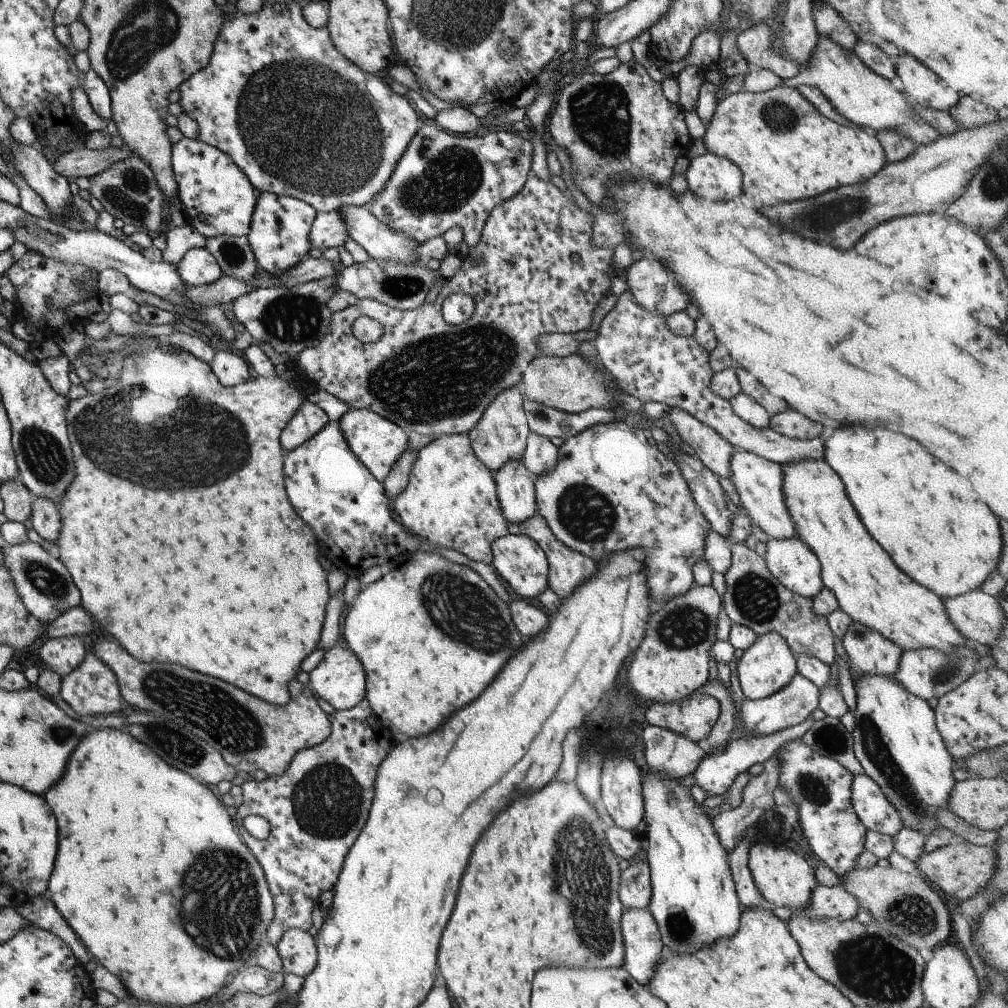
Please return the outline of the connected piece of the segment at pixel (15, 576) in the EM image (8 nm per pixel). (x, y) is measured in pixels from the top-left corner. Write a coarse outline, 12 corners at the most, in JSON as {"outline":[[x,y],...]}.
{"outline":[[28,540],[1,549],[43,625],[80,604],[65,566]]}

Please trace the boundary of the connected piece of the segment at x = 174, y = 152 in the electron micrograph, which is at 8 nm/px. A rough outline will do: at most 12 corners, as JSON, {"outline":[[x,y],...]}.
{"outline":[[170,149],[185,224],[245,237],[258,192],[227,154]]}

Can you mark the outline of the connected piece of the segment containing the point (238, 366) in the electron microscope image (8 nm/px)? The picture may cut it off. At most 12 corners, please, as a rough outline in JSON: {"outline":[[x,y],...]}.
{"outline":[[233,349],[215,351],[209,364],[226,387],[250,378],[244,357]]}

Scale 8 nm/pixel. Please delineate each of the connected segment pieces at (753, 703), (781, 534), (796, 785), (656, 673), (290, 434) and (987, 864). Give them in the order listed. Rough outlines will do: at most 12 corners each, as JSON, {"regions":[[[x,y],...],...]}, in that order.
{"regions":[[[799,673],[771,696],[740,704],[754,737],[803,722],[819,689]],[[734,450],[739,507],[771,539],[797,537],[781,466]],[[801,739],[783,743],[776,788],[801,838],[837,877],[864,849],[854,775]],[[720,597],[661,601],[627,668],[643,703],[703,686]],[[304,399],[280,432],[293,450],[314,437],[329,417]],[[965,840],[921,853],[915,870],[959,902],[984,887],[994,850]]]}

